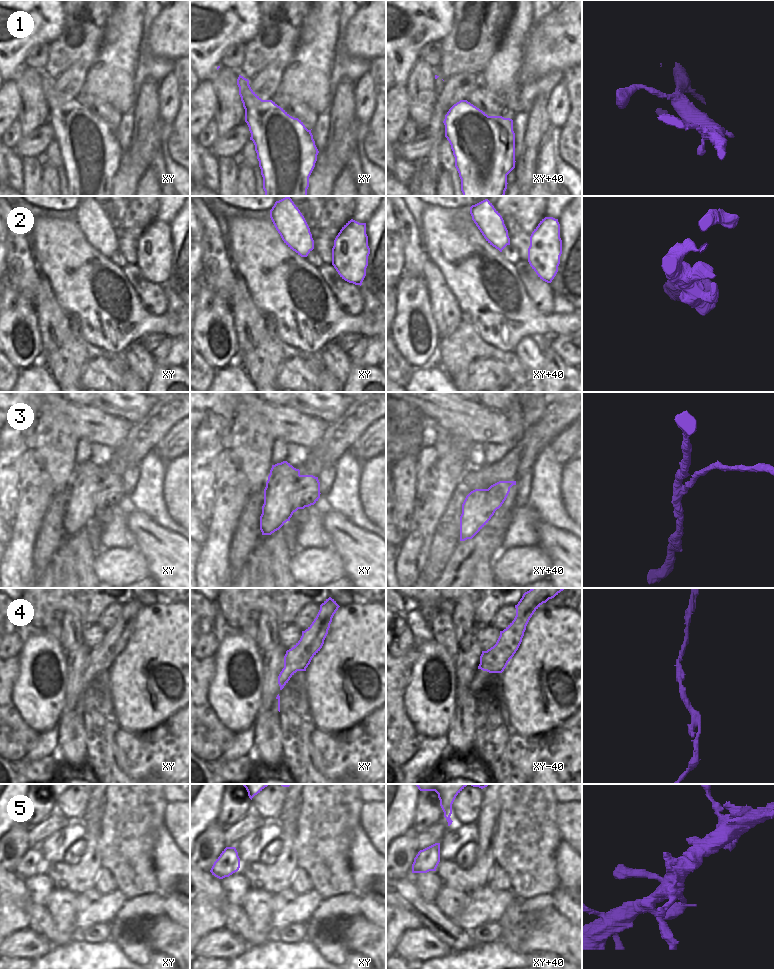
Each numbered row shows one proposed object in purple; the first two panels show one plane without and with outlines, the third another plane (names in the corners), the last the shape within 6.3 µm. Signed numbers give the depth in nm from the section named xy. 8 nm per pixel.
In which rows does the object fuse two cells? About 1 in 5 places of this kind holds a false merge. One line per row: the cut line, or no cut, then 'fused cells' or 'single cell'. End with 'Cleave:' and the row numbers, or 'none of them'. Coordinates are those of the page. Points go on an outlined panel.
1: no cut | single cell
2: no cut | single cell
3: xy (300, 475), (292, 494), (293, 505), (297, 509) | fused cells
4: no cut | single cell
5: no cut | single cell
Cleave: 3

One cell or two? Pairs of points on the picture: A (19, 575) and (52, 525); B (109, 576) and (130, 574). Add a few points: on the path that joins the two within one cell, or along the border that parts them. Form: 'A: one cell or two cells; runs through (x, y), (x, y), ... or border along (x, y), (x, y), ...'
A: two cells; border along (40, 530), (34, 544), (34, 577)
B: one cell; runs through (114, 574), (125, 574)

